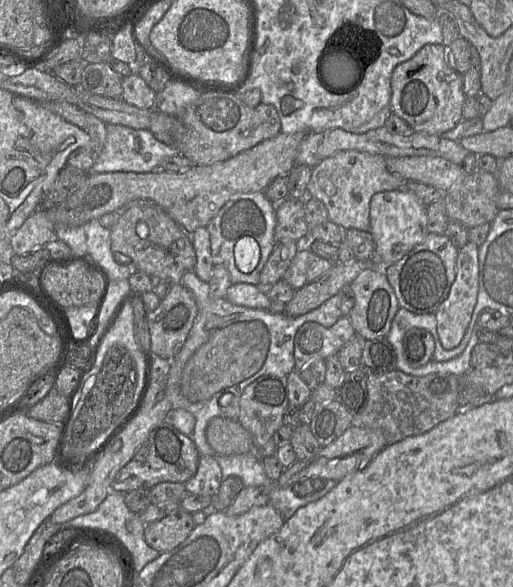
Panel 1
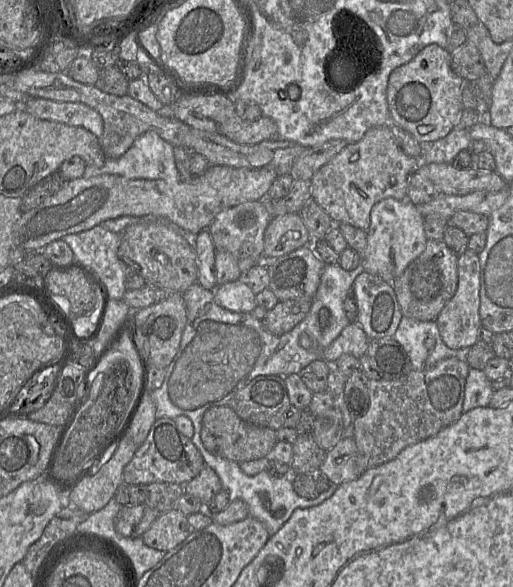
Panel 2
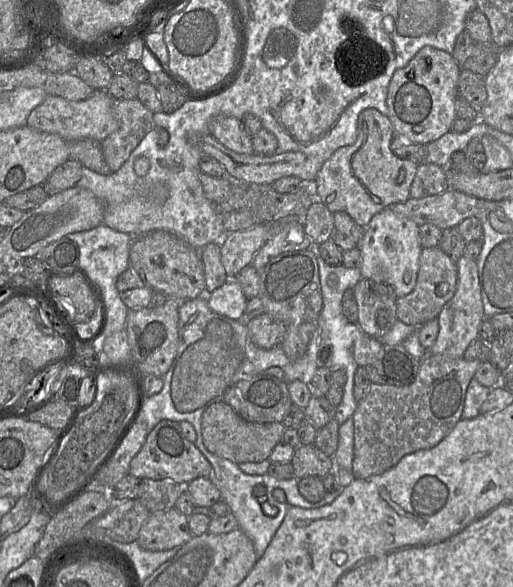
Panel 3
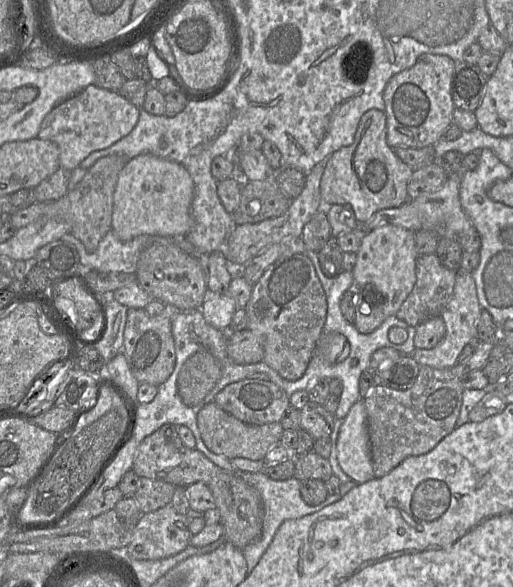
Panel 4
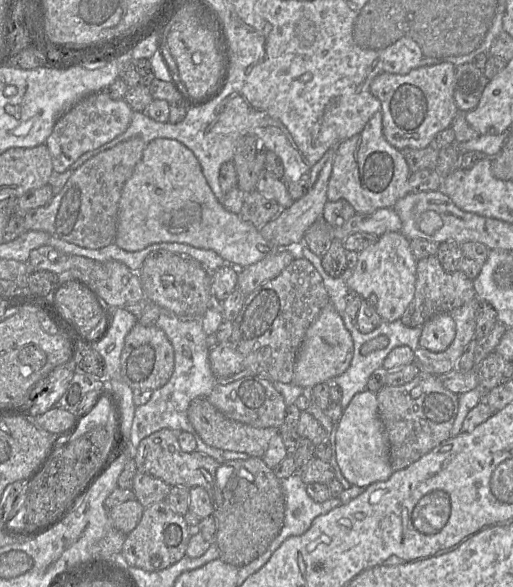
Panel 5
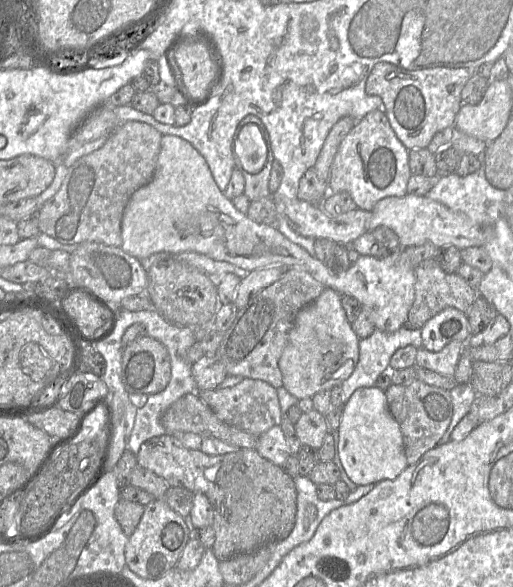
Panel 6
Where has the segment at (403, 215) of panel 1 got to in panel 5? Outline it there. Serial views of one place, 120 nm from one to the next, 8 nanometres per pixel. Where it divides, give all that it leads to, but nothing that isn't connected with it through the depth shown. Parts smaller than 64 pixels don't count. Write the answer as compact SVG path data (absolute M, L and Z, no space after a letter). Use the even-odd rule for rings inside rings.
M387 232L380 236L374 245L359 252L357 265L349 271L346 283L350 291L355 291L375 307L383 321L393 322L401 319L414 298L417 262L411 251L410 241L400 232Z

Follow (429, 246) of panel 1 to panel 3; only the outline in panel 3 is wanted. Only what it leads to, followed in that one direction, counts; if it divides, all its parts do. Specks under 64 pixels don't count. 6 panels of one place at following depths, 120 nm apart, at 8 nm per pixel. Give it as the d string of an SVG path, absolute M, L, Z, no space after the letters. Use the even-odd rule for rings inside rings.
M423 248L419 261L419 271L414 289L401 298L397 298L397 319L407 325L419 328L421 325L438 318L443 306L454 296L458 281L456 262L440 248ZM448 284L448 292L444 296L437 294L437 287Z

